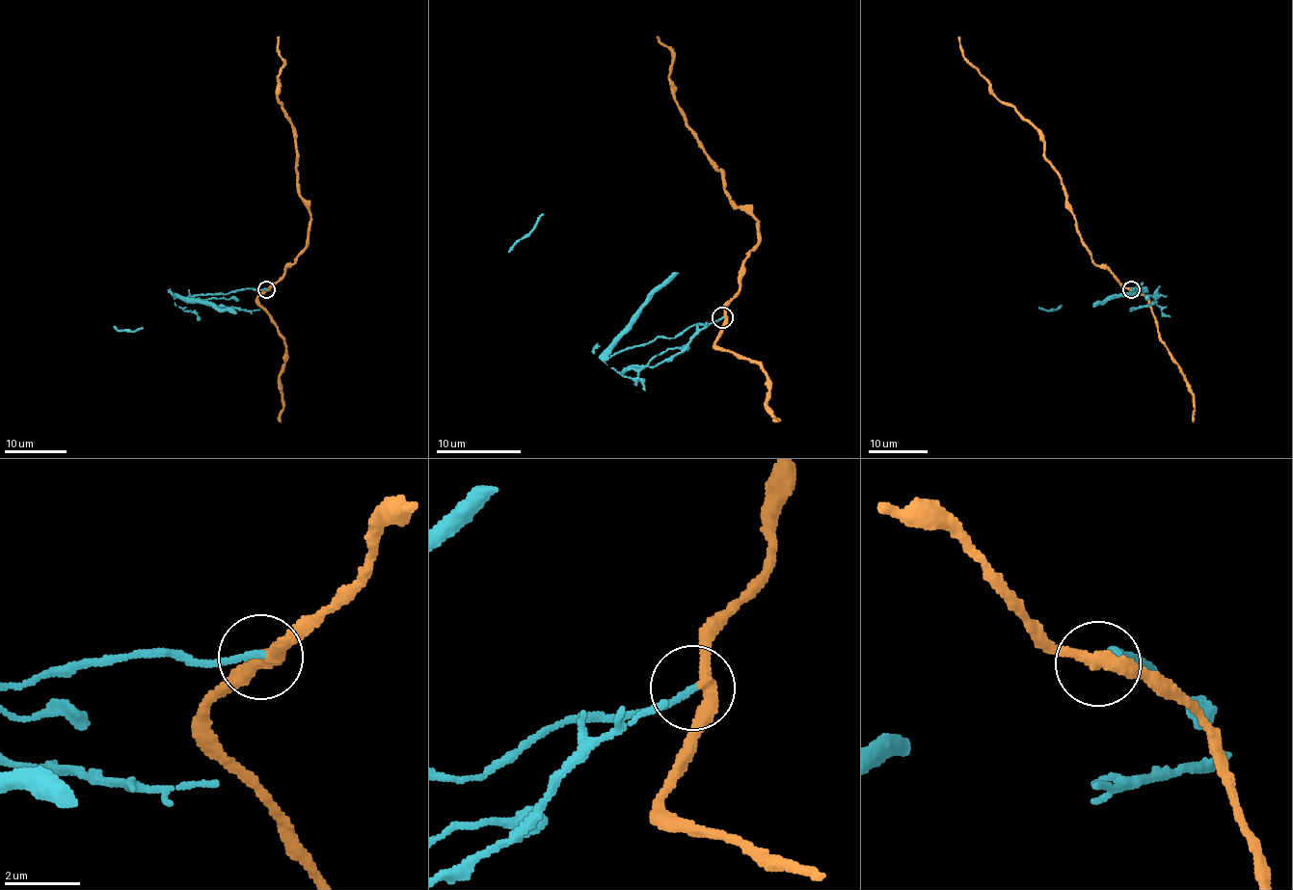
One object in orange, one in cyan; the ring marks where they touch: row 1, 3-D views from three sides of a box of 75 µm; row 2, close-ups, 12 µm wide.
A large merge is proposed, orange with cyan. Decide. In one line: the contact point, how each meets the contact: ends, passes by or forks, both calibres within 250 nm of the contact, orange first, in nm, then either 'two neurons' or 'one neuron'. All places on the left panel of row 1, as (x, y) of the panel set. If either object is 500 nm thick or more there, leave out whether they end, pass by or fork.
place (266, 289); orange passes by; cyan ends; calibres 340 and 180 nm; two neurons

